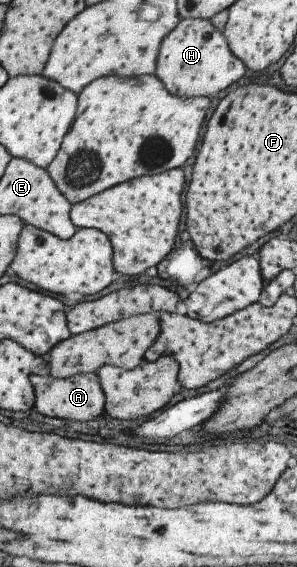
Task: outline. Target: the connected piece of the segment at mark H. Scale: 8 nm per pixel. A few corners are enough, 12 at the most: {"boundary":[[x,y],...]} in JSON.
{"boundary":[[183,18],[159,44],[167,93],[215,97],[246,67],[210,20]]}

